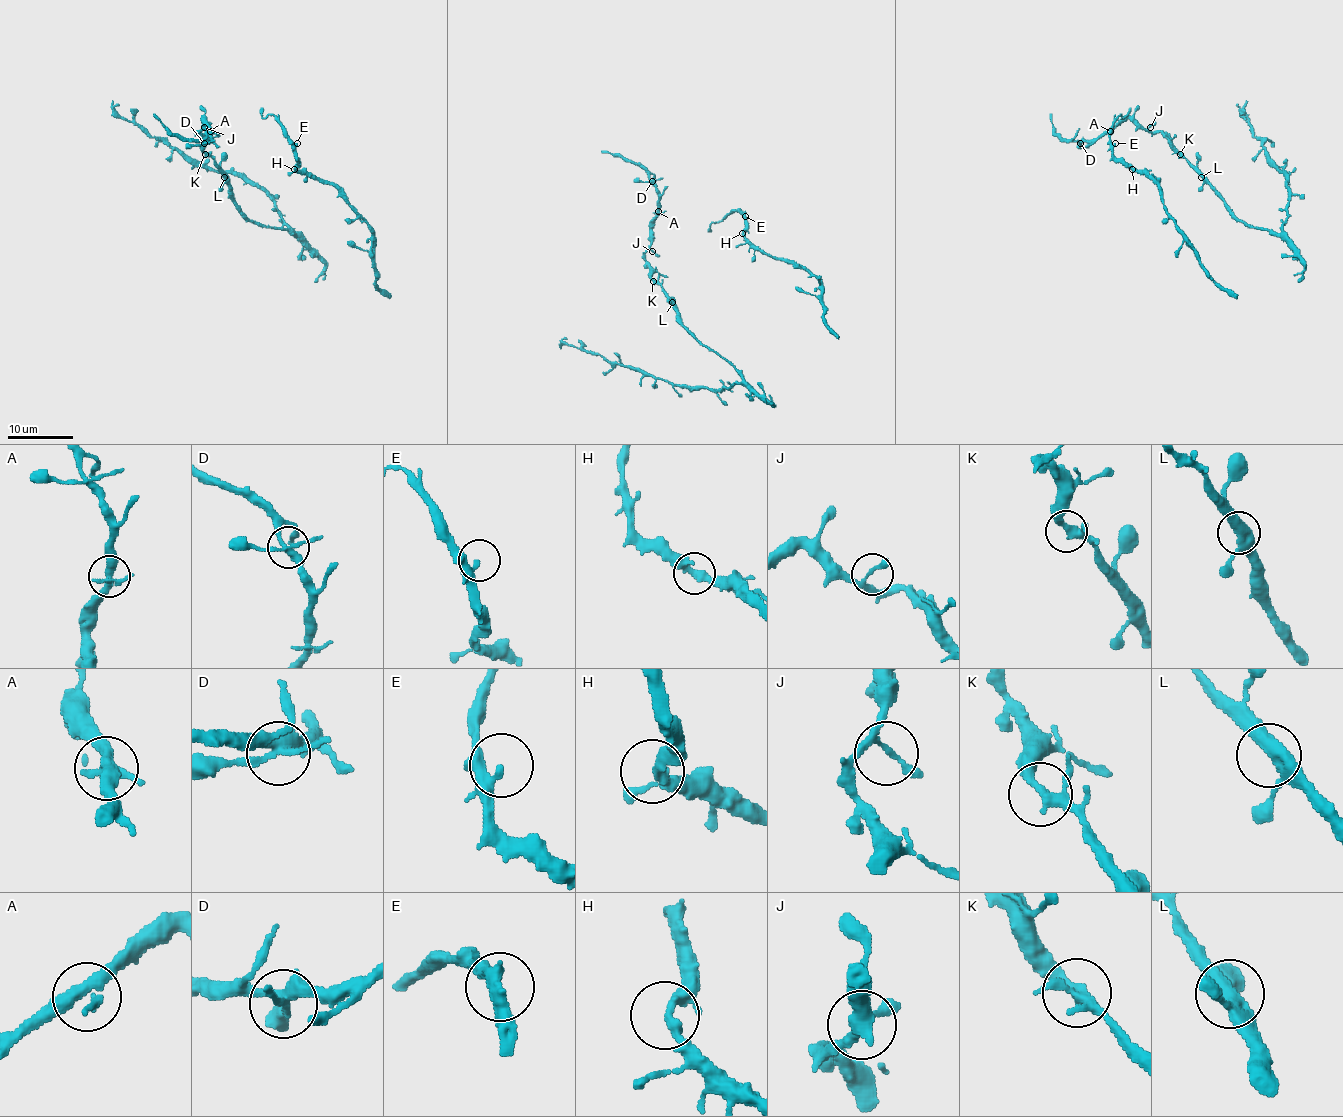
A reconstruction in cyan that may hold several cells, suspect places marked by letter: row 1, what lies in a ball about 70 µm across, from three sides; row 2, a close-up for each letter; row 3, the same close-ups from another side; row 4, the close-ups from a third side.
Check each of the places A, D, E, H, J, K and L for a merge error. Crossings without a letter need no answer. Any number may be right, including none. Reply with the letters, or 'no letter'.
D

